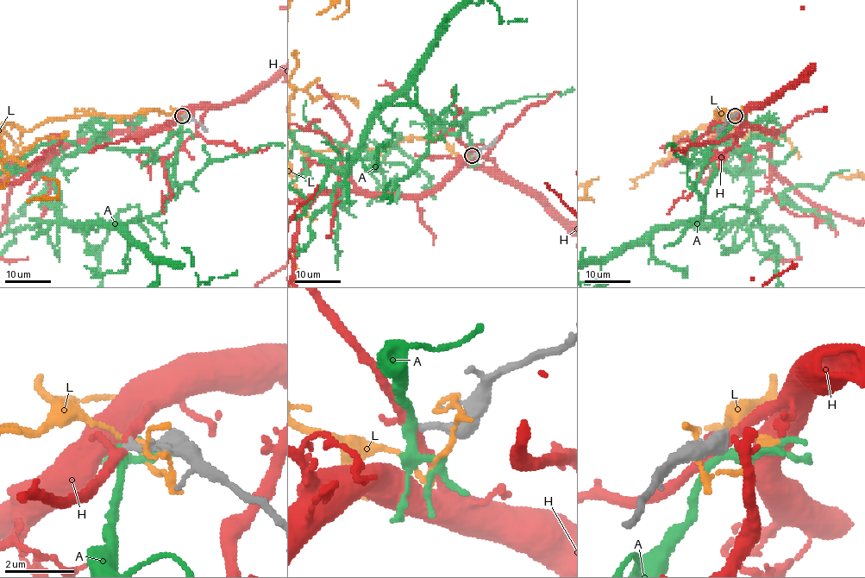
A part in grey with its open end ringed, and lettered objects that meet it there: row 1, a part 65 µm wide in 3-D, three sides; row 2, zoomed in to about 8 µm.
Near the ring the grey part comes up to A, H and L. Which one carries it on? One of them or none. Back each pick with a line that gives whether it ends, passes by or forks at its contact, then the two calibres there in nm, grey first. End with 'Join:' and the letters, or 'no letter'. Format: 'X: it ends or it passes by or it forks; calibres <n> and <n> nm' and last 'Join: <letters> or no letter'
A: it forks; calibres 200 and 200 nm
Join: A

